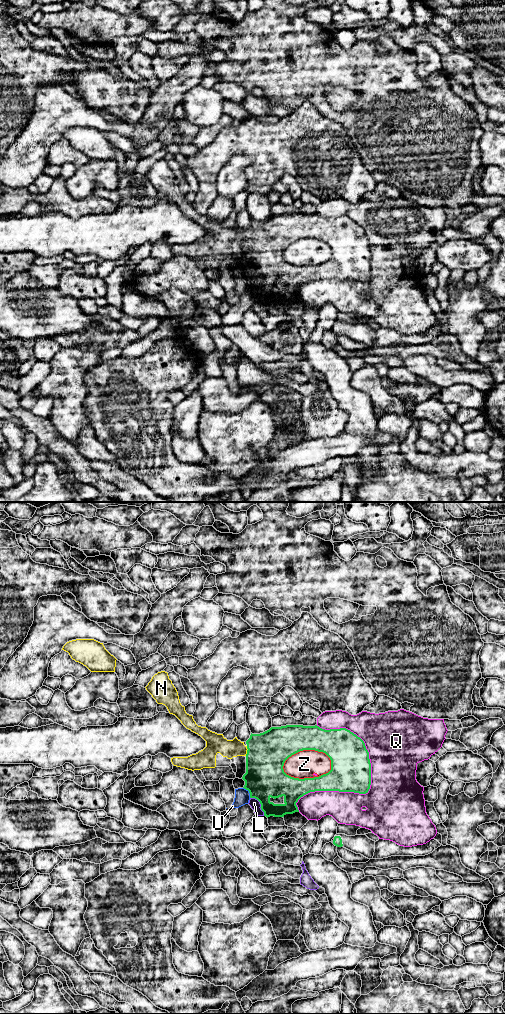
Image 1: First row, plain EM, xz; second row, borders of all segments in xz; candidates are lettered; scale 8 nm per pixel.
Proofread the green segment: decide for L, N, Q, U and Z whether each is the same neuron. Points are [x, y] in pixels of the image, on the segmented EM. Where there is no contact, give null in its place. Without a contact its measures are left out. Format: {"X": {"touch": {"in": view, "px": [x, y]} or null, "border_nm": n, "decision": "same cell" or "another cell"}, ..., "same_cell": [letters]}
{"L": {"touch": {"in": "xz", "px": [260, 803]}, "border_nm": 190, "decision": "another cell"}, "N": {"touch": {"in": "xz", "px": [247, 751]}, "border_nm": 80, "decision": "same cell"}, "Q": {"touch": {"in": "xz", "px": [354, 792]}, "border_nm": 800, "decision": "another cell"}, "U": {"touch": {"in": "xz", "px": [249, 792]}, "border_nm": 110, "decision": "another cell"}, "Z": {"touch": {"in": "xz", "px": [304, 749]}, "border_nm": 400, "decision": "another cell"}, "same_cell": ["N"]}

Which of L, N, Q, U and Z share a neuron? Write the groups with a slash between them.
L / N / Q Z / U

